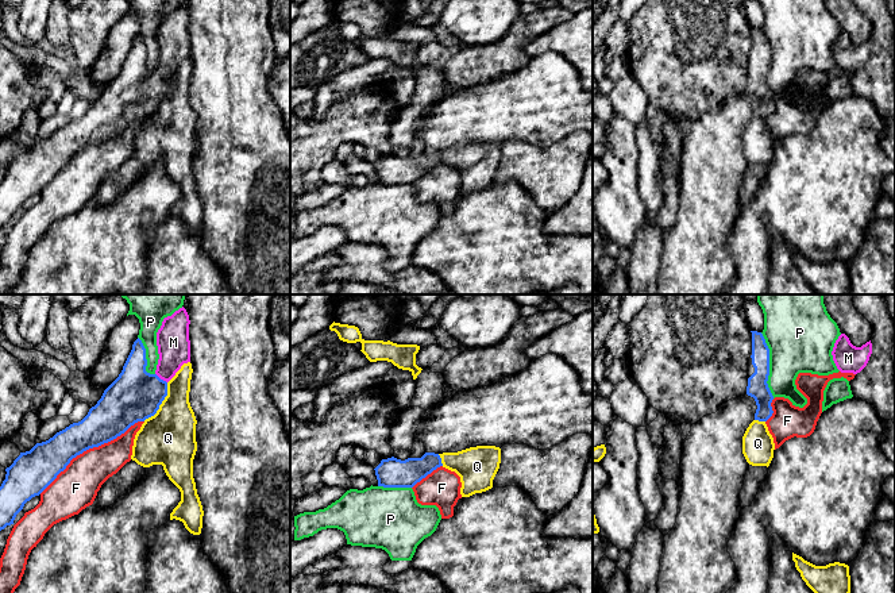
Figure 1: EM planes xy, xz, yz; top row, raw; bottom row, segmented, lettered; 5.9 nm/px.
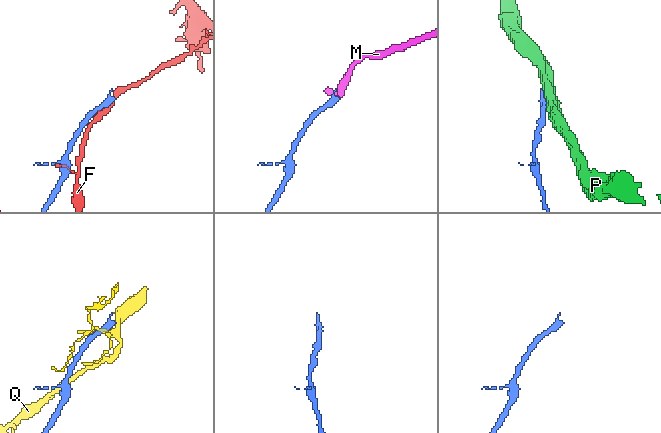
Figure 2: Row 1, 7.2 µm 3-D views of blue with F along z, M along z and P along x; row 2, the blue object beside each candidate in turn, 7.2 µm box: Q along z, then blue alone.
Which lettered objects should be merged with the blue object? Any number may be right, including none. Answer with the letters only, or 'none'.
M

